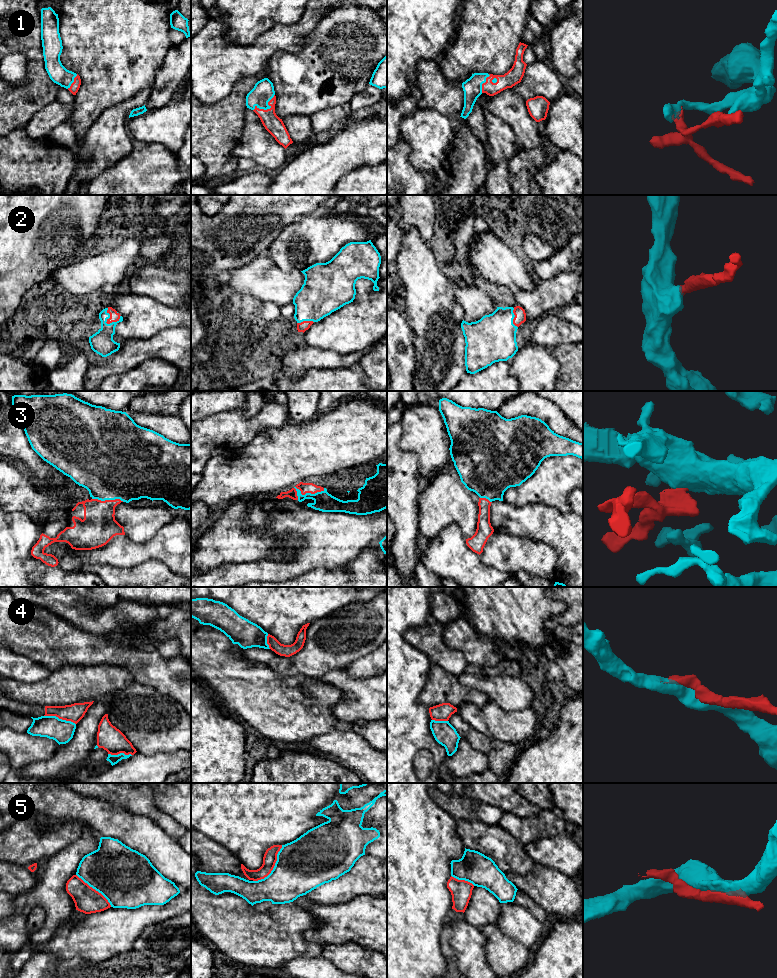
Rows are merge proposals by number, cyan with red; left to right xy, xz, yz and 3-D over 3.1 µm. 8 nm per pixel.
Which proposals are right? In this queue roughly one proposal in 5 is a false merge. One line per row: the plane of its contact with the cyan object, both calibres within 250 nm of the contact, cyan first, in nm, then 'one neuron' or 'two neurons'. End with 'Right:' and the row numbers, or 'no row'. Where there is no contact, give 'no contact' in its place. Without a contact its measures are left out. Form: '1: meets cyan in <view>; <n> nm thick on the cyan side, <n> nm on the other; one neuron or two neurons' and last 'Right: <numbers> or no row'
1: meets cyan in xz; 170 nm thick on the cyan side, 150 nm on the other; one neuron
2: meets cyan in xy; 180 nm thick on the cyan side, 80 nm on the other; one neuron
3: meets cyan in xz; 160 nm thick on the cyan side, 80 nm on the other; one neuron
4: meets cyan in xy; 190 nm thick on the cyan side, 150 nm on the other; two neurons
5: meets cyan in xz; 420 nm thick on the cyan side, 110 nm on the other; two neurons
Right: 1, 2, 3

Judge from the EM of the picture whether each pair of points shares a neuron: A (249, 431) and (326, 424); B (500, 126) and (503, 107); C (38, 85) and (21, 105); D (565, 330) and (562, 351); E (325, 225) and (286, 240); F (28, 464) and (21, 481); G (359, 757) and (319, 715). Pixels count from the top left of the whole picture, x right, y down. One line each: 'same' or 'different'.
A: different
B: different
C: same
D: different
E: same
F: different
G: different

